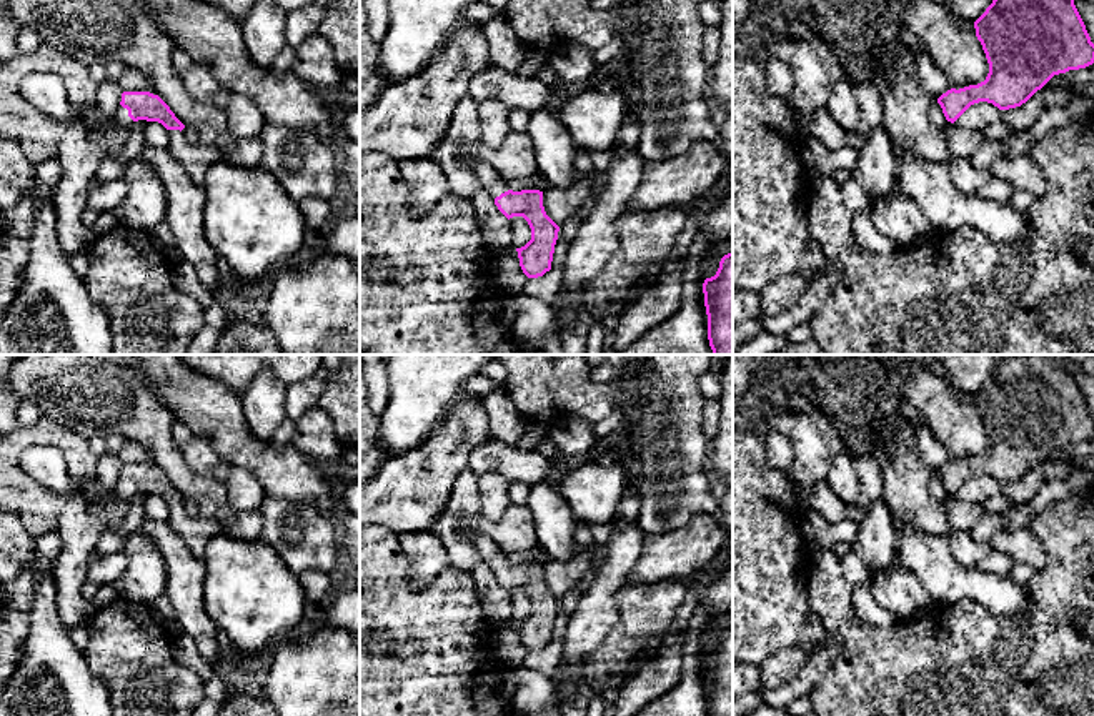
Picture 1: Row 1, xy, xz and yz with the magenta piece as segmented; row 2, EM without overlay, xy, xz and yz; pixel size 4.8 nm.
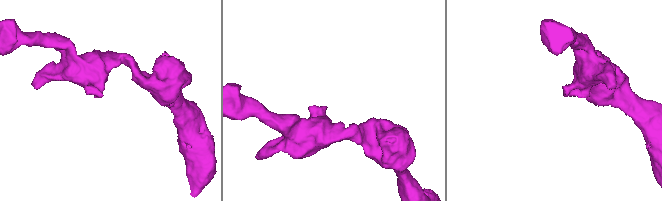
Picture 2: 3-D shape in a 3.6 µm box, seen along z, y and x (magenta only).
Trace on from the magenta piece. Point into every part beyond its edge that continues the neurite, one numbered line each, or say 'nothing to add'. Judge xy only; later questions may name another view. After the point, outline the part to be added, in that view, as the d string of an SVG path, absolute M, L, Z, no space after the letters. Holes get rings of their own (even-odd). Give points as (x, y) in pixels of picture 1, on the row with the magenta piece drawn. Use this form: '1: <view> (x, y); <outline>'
1: xy (120, 122); M120 105L117 113L108 120L107 132L123 135L133 123L135 122L128 117L128 110Z
2: xy (197, 159); M170 130L170 150L177 160L185 167L190 178L203 185L206 170L220 162L220 152L211 145L190 145L182 138L180 130Z

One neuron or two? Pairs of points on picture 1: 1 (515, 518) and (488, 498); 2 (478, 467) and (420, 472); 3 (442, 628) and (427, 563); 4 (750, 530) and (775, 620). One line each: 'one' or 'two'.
1: two
2: two
3: two
4: one

